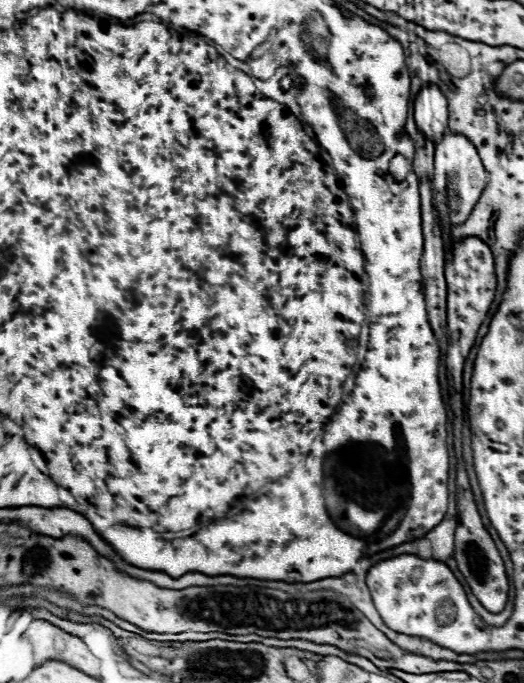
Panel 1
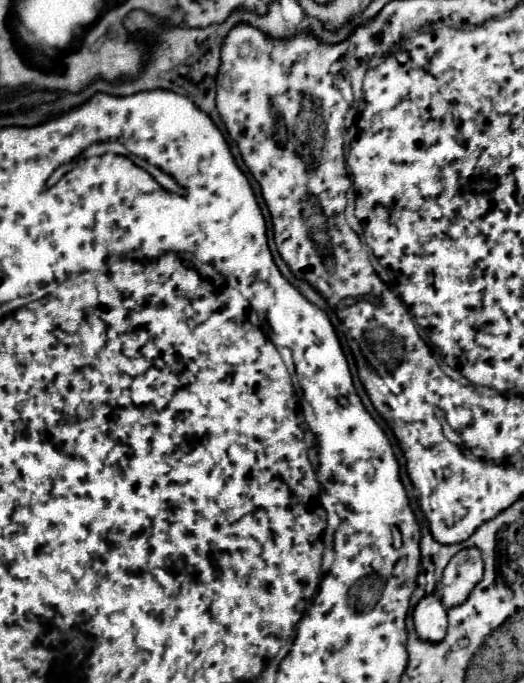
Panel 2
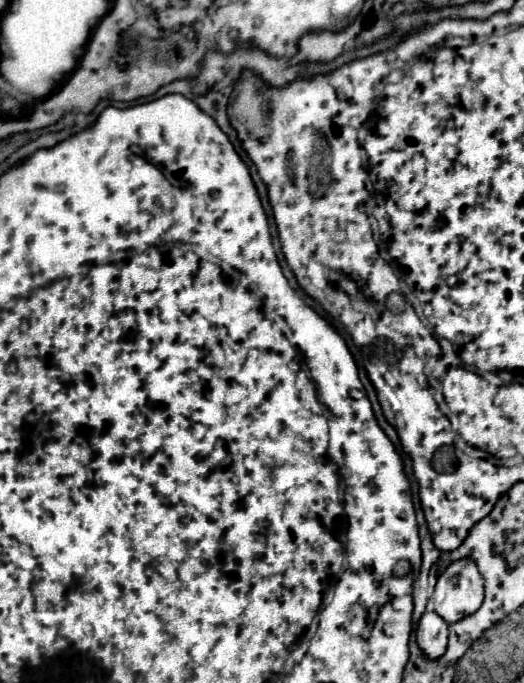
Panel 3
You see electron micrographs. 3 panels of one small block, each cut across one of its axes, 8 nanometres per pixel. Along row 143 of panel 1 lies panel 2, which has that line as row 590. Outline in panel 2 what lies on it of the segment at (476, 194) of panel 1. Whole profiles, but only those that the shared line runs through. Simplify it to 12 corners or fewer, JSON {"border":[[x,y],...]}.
{"border":[[478,548],[460,550],[440,580],[446,608],[462,604],[482,580]]}

